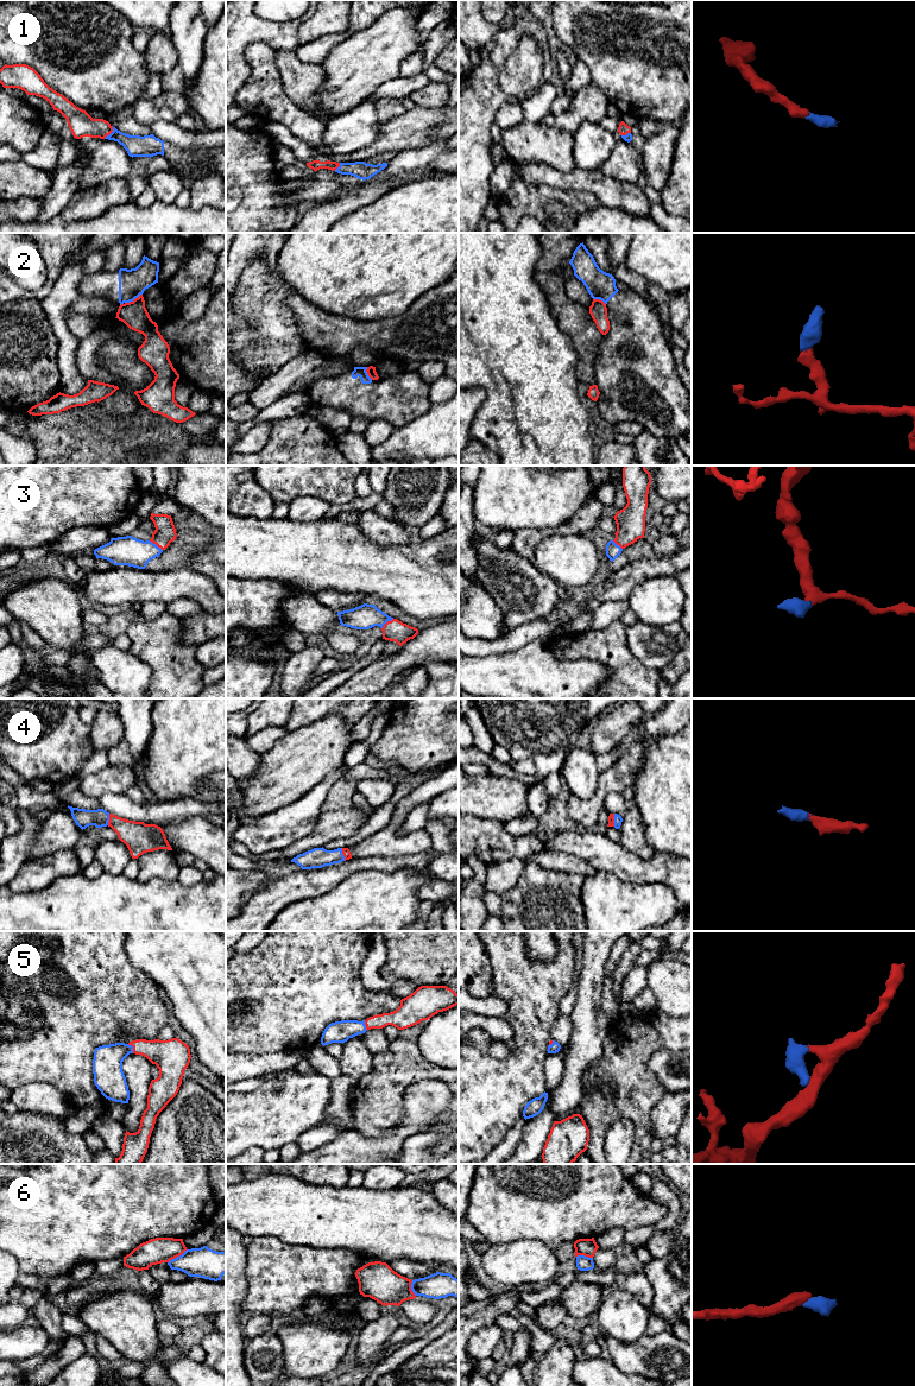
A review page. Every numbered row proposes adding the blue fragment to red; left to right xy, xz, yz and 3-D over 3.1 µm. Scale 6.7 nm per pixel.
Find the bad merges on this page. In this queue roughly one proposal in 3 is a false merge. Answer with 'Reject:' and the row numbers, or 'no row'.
Reject: 2, 6

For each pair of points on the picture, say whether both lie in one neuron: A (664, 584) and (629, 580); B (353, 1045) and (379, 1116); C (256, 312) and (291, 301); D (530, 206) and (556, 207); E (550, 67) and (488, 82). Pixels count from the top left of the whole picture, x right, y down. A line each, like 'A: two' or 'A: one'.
A: two
B: two
C: two
D: one
E: one

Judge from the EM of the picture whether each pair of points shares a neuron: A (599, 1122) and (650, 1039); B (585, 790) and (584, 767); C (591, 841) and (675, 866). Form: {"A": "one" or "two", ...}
{"A": "one", "B": "one", "C": "one"}

